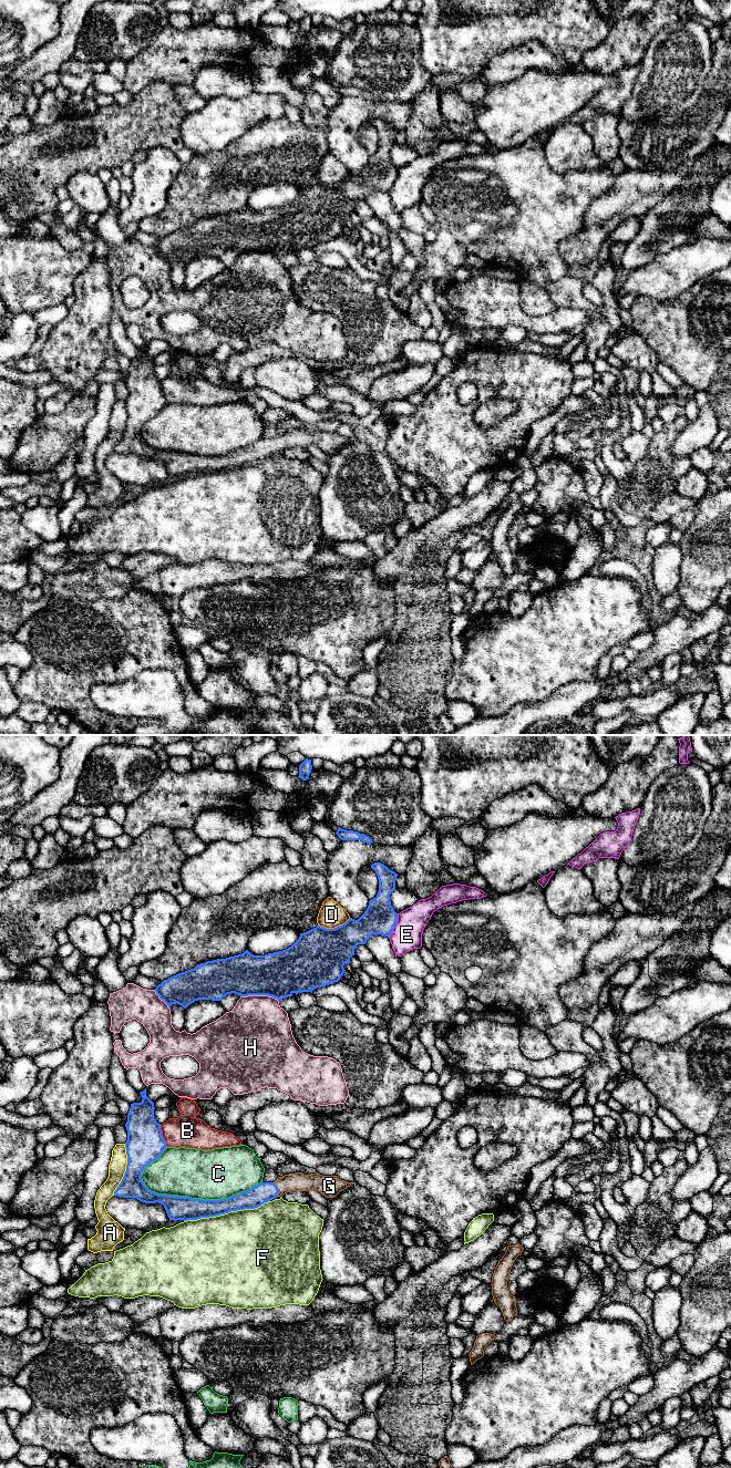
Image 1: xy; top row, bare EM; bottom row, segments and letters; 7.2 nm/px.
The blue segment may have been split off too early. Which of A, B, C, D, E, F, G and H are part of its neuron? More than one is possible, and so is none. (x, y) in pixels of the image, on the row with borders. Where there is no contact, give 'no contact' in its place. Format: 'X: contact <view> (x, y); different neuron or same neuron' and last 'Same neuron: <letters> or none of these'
A: contact xy (126, 1169); different neuron
B: contact xy (162, 1136); different neuron
C: contact xy (198, 1199); different neuron
D: contact xy (335, 928); different neuron
E: contact xy (394, 924); different neuron
F: contact xy (226, 1212); different neuron
G: contact xy (278, 1189); same neuron
H: contact xy (259, 994); different neuron
Same neuron: G

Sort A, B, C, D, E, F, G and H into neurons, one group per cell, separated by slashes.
A / B / C / D / E / F / G / H

